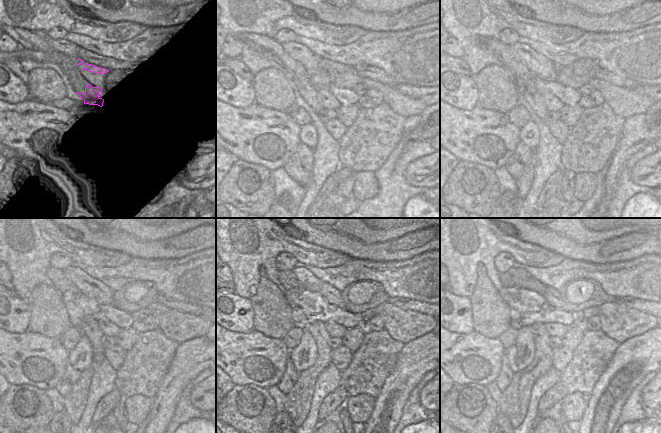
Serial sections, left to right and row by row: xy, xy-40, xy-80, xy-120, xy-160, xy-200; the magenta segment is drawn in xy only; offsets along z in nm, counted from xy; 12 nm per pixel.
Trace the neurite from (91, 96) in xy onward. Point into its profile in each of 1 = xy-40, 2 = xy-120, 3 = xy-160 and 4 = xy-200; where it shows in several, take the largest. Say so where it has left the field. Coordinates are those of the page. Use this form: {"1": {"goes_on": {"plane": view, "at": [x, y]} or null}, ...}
{"1": {"goes_on": {"plane": "xy-40", "at": [310, 91]}}, "2": {"goes_on": {"plane": "xy-120", "at": [92, 329]}}, "3": {"goes_on": {"plane": "xy-160", "at": [298, 400]}}, "4": {"goes_on": {"plane": "xy-200", "at": [515, 398]}}}

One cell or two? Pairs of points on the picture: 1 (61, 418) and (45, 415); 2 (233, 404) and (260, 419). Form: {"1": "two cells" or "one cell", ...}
{"1": "two cells", "2": "one cell"}

